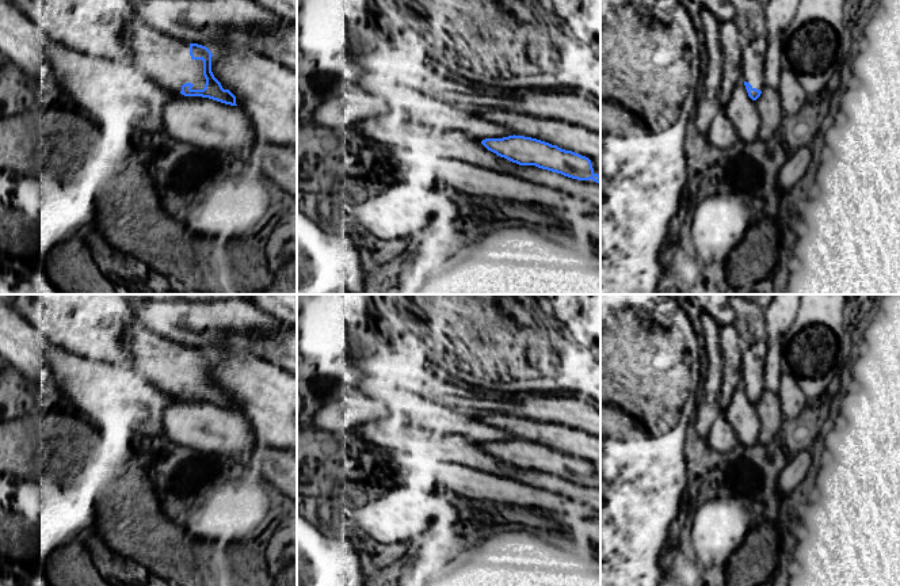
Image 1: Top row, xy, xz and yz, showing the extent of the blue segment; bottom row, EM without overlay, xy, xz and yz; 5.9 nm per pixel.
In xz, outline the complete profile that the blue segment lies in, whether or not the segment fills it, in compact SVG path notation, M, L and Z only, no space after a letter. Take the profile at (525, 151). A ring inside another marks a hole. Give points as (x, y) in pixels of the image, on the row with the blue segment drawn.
M514 134L503 138L485 138L481 144L488 151L519 165L535 165L572 179L592 179L600 183L600 176L594 172L588 157L537 138Z

